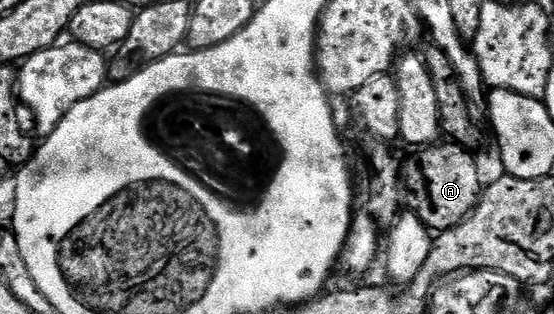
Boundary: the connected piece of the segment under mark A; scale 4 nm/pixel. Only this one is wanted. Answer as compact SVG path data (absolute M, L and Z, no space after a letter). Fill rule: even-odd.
M439 142L421 149L418 165L404 172L404 200L409 211L415 212L426 227L435 233L446 232L464 222L464 218L478 204L484 179L478 169L475 153L453 142Z

